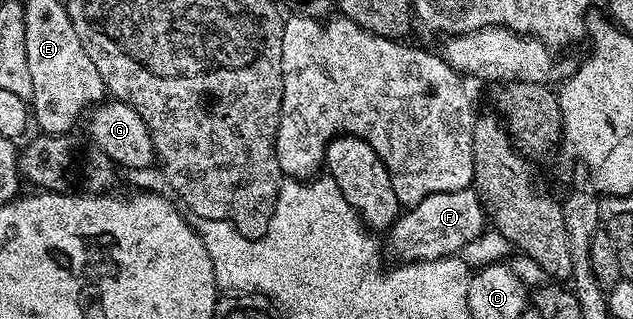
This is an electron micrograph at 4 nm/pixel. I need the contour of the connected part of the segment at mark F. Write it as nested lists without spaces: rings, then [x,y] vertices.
[[[474,188],[442,191],[426,195],[422,203],[409,205],[401,212],[391,229],[387,230],[389,245],[386,245],[386,249],[400,263],[433,261],[439,257],[459,254],[466,247],[466,243],[478,239],[485,231],[485,206]]]

